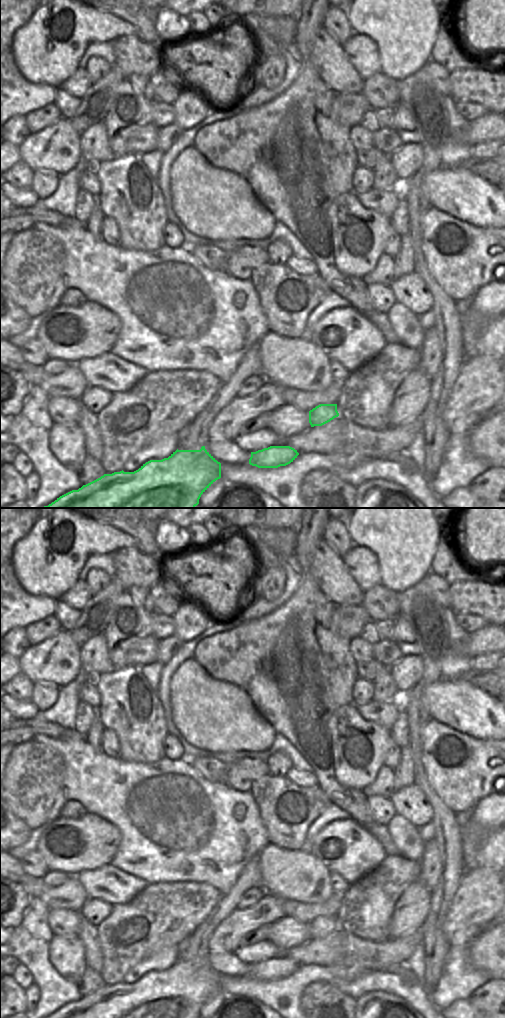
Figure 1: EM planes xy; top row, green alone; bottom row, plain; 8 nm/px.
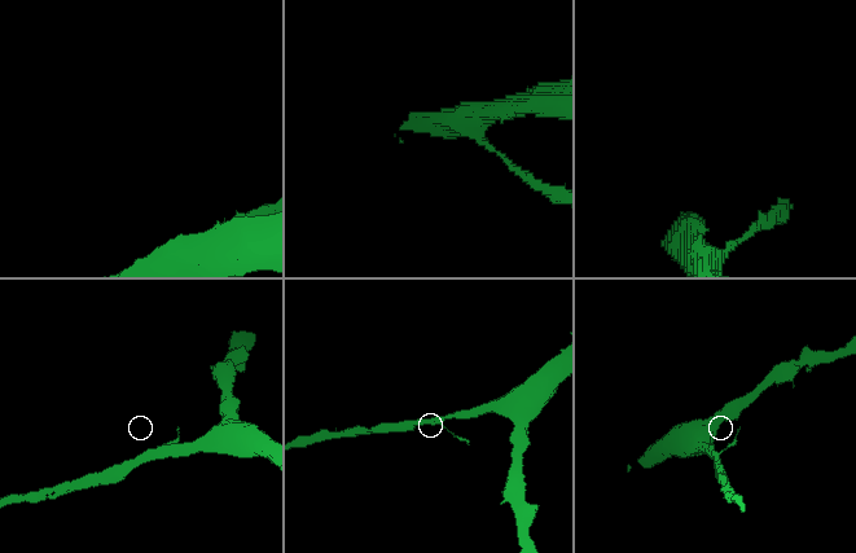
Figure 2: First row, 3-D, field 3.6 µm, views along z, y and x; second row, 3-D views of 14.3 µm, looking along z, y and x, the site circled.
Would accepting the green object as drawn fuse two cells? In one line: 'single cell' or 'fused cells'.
single cell

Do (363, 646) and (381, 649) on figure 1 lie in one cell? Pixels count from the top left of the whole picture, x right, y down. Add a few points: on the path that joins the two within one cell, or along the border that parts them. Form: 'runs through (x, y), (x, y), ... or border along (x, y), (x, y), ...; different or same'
border along (372, 644), (373, 657); different

